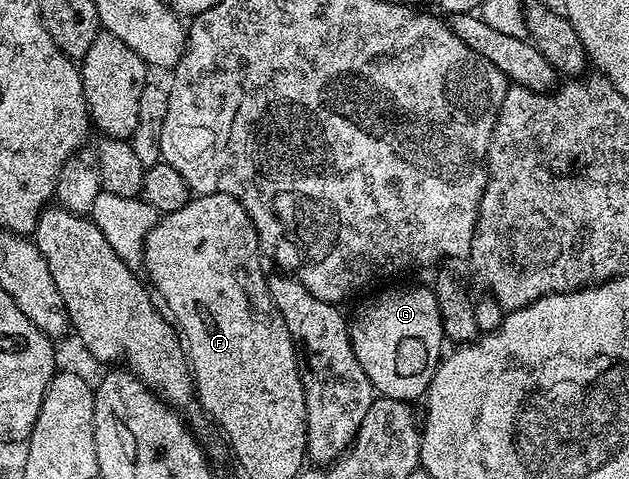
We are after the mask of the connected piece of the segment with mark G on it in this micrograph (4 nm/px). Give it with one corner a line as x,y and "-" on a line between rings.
430,288
391,289
373,298
349,328
357,363
369,375
376,394
408,403
426,394
445,353
443,316

